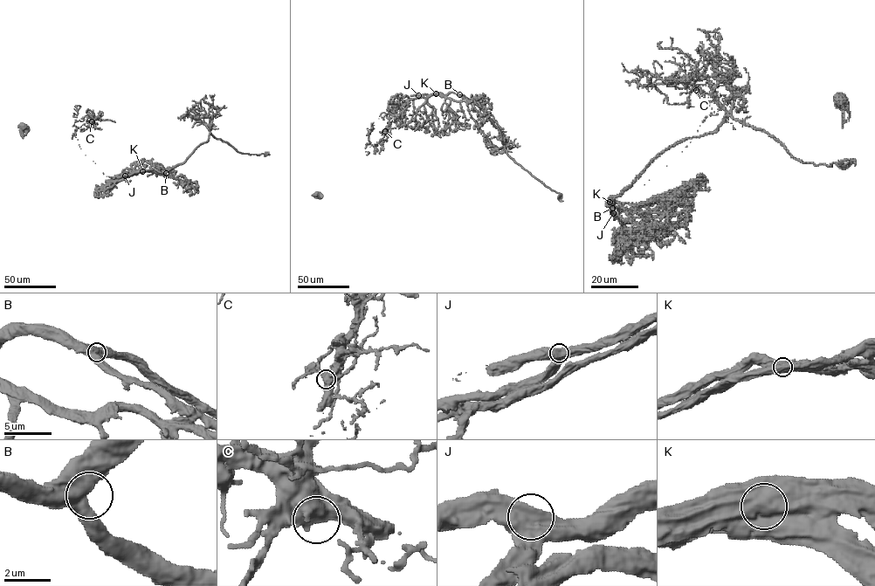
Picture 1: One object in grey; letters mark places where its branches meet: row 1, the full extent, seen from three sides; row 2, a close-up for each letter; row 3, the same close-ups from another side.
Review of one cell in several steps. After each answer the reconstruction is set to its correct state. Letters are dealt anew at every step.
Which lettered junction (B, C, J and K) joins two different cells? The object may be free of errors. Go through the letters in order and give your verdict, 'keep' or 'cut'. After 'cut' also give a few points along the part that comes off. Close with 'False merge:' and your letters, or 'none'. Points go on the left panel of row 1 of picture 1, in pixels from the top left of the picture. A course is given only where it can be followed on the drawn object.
B: keep
C: keep
J: keep
K: cut; course (143, 170), (155, 168), (167, 172), (182, 162), (206, 141), (210, 133), (239, 152), (270, 155)
False merge: K

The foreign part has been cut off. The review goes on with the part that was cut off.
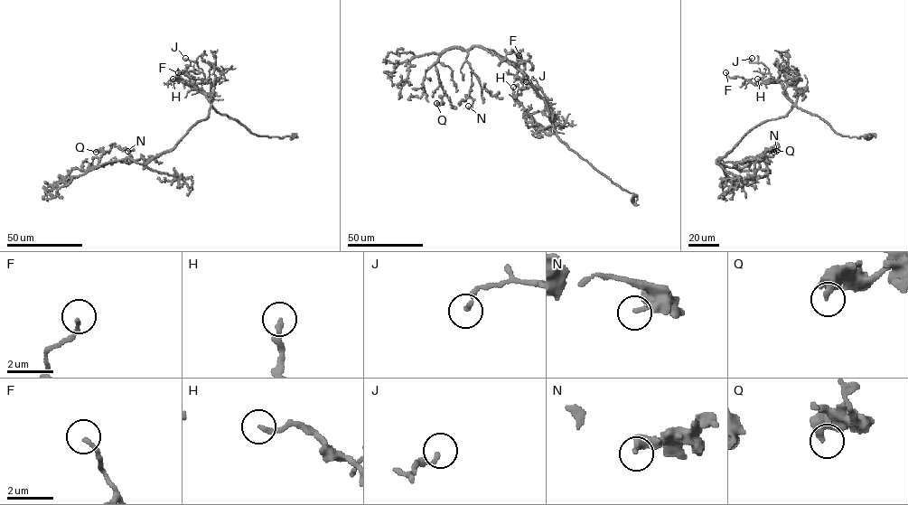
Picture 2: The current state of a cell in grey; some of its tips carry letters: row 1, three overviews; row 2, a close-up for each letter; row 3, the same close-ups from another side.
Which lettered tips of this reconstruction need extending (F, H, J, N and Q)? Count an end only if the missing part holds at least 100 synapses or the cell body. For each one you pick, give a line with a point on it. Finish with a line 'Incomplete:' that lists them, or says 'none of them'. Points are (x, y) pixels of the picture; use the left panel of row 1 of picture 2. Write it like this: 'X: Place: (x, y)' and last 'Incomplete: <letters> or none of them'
Incomplete: none of them

